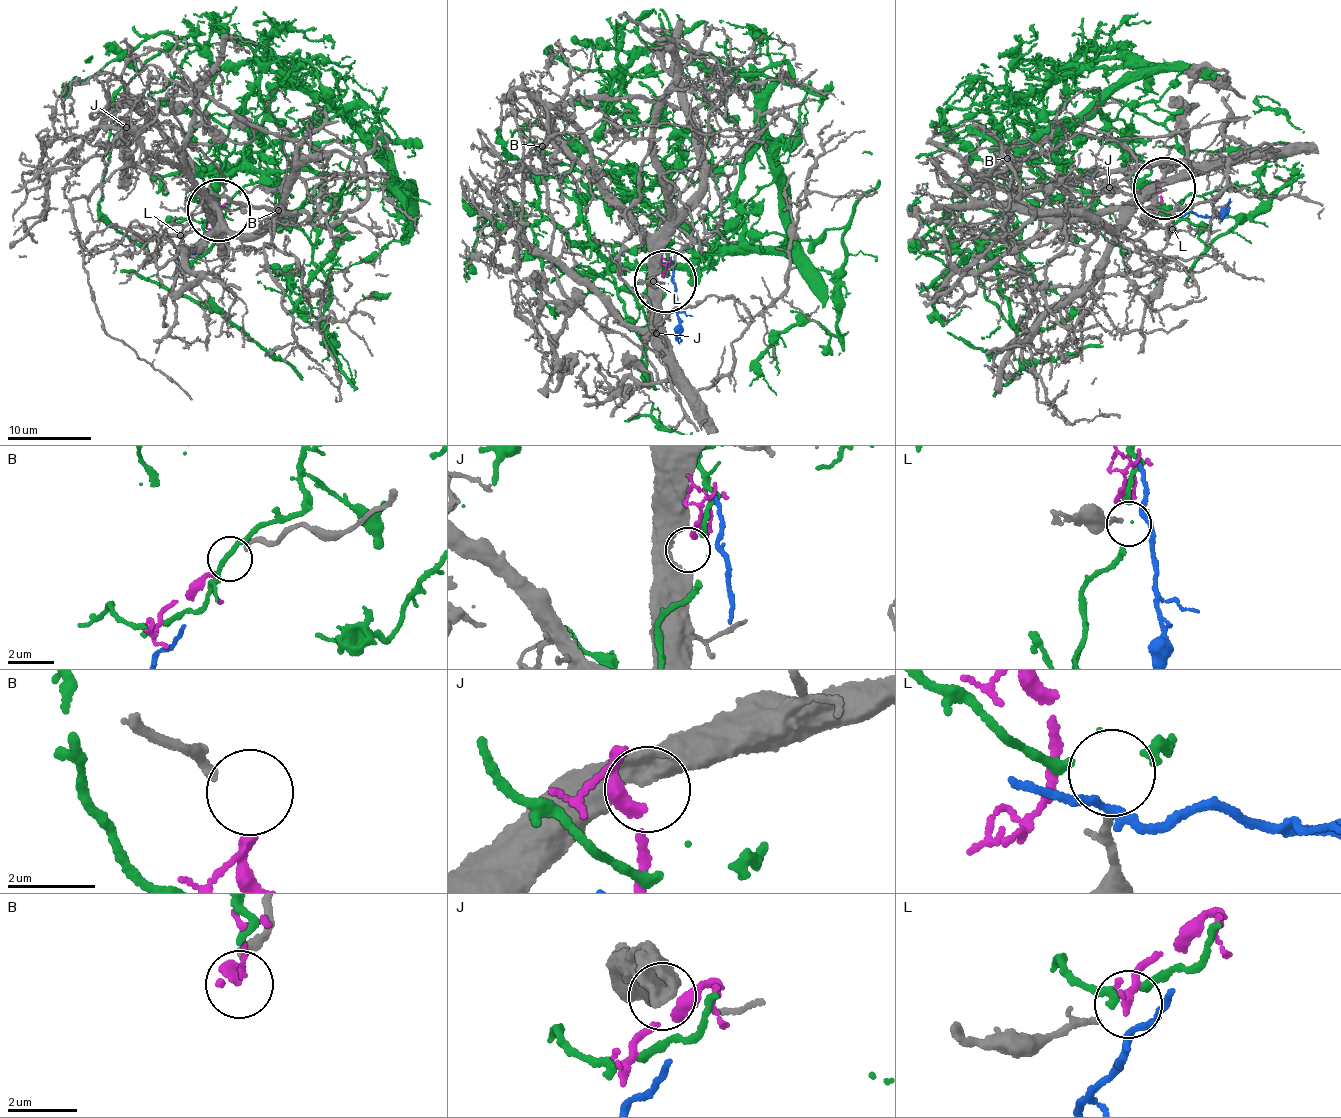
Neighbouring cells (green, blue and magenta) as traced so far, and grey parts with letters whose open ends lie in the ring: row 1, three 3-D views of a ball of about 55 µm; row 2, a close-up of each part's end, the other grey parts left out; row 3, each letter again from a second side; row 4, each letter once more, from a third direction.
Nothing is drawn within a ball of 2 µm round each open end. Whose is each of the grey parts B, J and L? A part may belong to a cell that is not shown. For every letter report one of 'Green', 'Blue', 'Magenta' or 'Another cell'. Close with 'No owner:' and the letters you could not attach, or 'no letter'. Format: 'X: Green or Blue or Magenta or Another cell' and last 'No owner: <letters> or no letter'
B: Magenta
J: Another cell
L: Green
No owner: J

